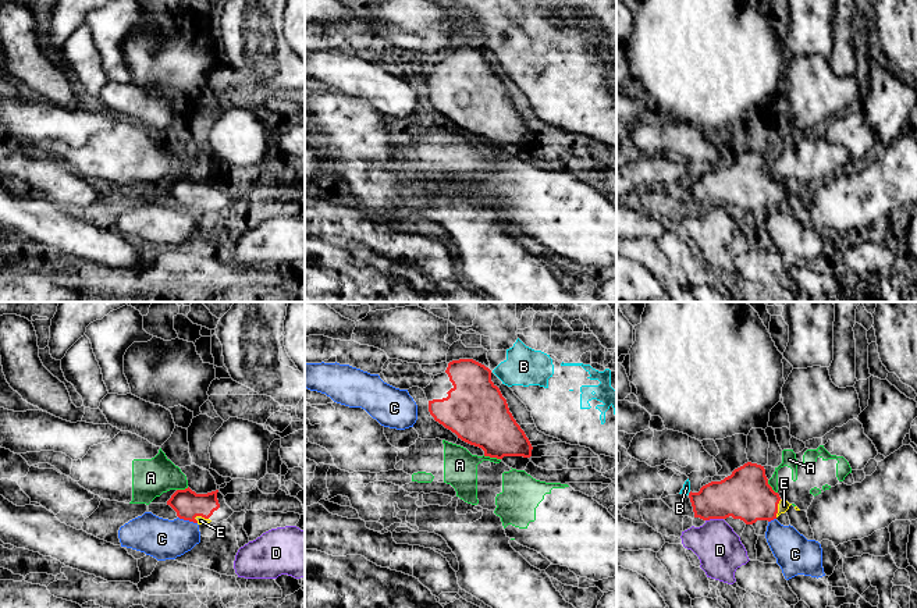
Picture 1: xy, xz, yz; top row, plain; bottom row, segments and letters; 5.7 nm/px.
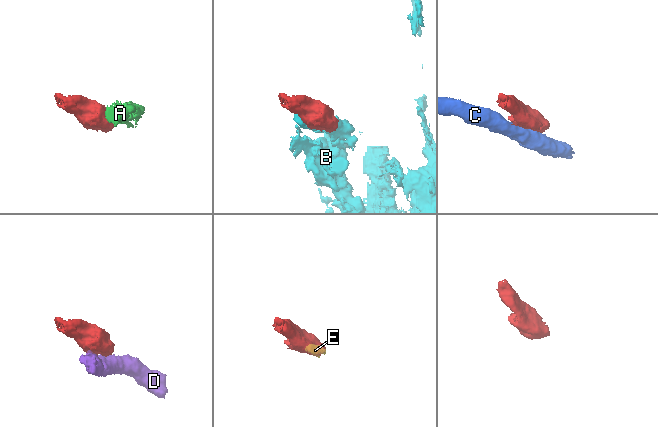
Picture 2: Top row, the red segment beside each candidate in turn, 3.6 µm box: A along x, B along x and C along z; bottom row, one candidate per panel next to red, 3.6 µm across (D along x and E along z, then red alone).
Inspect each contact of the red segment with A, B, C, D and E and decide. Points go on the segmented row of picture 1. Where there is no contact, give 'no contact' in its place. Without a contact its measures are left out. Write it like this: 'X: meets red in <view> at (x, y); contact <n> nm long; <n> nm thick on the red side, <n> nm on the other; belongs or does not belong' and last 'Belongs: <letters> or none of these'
A: meets red in xz at (491, 457); contact 110 nm long; 340 nm thick on the red side, 190 nm on the other; does not belong
B: meets red in yz at (689, 493); contact 30 nm long; 220 nm thick on the red side, 50 nm on the other; does not belong
C: meets red in xy at (188, 519); contact 120 nm long; 160 nm thick on the red side, 240 nm on the other; does not belong
D: meets red in yz at (714, 518); contact 110 nm long; 280 nm thick on the red side, 260 nm on the other; does not belong
E: meets red in yz at (777, 508); contact 110 nm long; 280 nm thick on the red side, 70 nm on the other; belongs
Belongs: E

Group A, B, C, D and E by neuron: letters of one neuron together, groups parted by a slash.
A B / C / D / E

